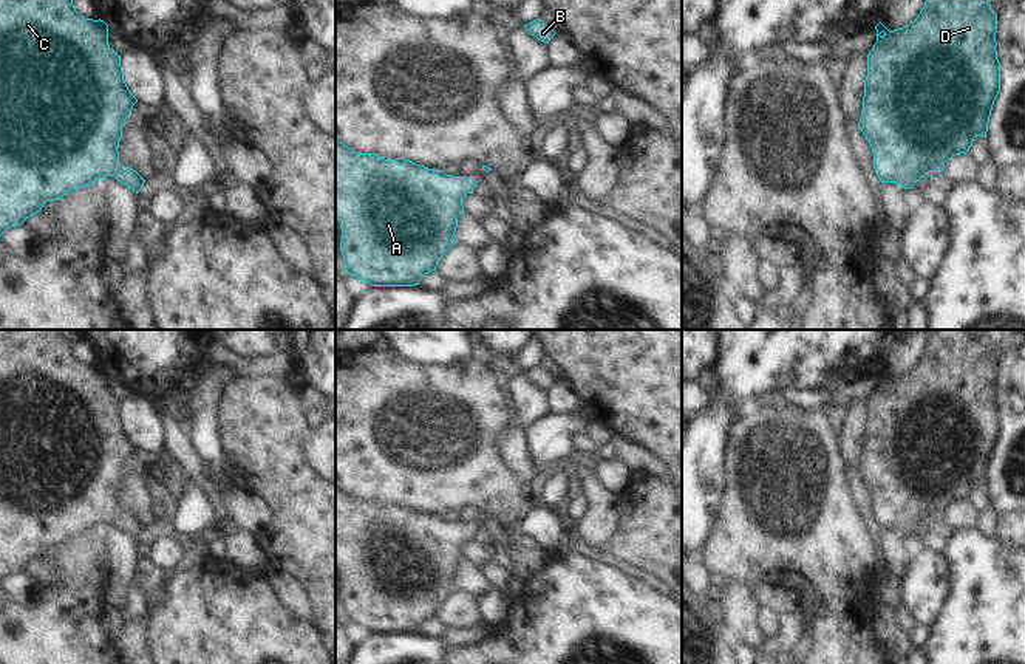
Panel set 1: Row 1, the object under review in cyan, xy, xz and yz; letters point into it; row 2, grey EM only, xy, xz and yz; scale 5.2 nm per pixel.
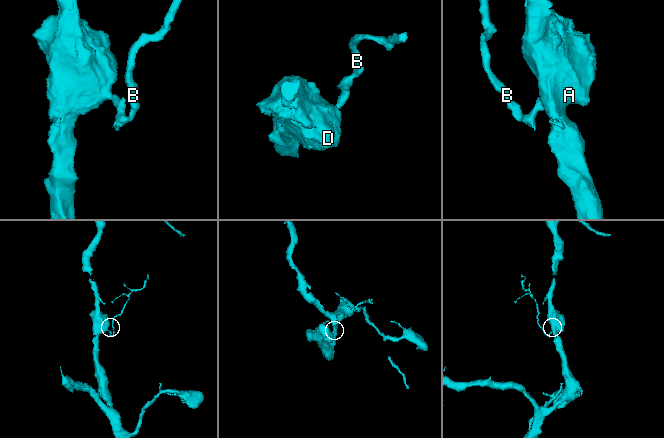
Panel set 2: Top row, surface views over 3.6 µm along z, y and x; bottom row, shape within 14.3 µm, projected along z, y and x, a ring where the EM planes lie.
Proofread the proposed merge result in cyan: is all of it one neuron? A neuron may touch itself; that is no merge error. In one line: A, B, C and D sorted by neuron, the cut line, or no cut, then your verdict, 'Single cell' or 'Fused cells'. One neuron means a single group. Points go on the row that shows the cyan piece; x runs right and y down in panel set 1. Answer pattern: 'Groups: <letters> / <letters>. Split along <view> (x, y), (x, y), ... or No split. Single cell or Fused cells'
Groups: A B C D. No split. Single cell

